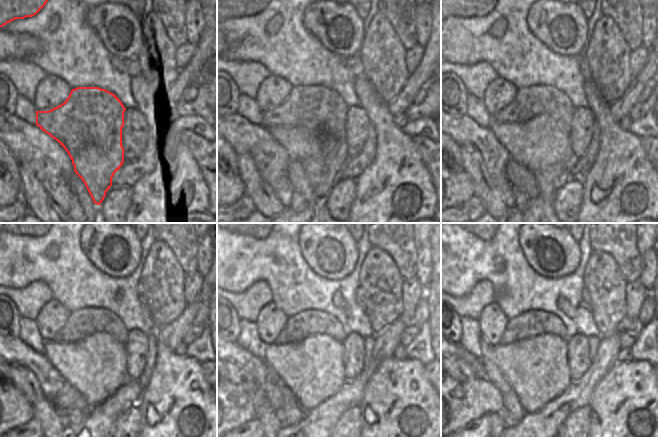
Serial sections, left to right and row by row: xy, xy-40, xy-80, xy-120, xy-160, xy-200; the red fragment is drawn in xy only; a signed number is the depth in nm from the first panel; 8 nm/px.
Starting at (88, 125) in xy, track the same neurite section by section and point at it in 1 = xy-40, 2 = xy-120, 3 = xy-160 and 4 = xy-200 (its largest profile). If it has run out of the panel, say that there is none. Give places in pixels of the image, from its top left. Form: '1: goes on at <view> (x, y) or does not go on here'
1: goes on at xy-40 (313, 106)
2: goes on at xy-120 (83, 322)
3: goes on at xy-160 (310, 322)
4: goes on at xy-200 (531, 323)

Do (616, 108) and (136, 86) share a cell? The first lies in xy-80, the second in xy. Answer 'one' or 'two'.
two

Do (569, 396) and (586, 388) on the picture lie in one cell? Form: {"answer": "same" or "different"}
{"answer": "same"}

